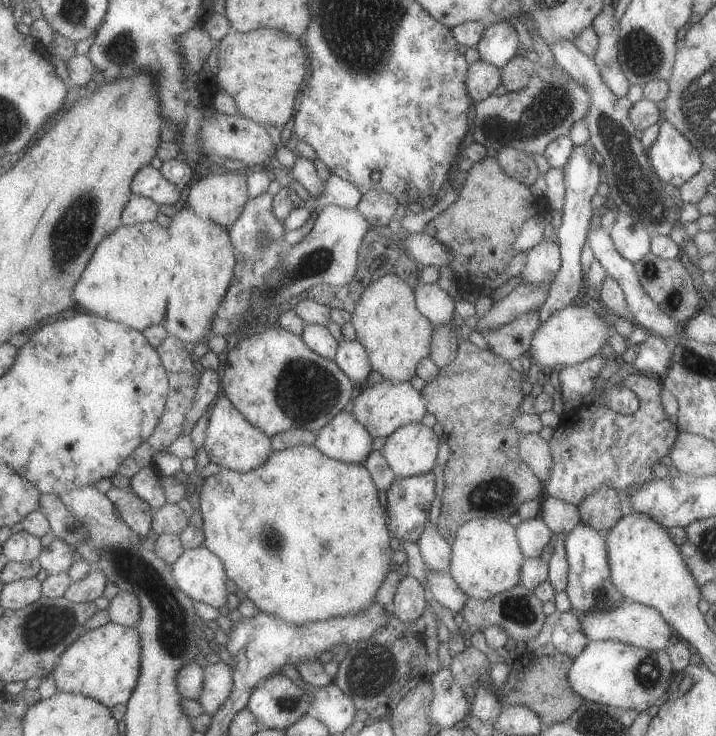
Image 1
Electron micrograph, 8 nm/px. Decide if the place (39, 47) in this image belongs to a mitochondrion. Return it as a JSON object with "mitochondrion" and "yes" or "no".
{"mitochondrion":"no"}

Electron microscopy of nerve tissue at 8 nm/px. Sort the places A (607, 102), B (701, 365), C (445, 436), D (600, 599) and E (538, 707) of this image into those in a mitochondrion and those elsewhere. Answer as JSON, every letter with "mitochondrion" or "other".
{"A":"other","B":"mitochondrion","C":"other","D":"mitochondrion","E":"other"}

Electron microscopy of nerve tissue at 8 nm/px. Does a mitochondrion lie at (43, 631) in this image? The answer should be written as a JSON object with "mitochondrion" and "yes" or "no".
{"mitochondrion":"yes"}

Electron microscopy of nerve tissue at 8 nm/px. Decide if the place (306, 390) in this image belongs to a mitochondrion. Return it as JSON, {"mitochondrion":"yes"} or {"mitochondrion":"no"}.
{"mitochondrion":"yes"}

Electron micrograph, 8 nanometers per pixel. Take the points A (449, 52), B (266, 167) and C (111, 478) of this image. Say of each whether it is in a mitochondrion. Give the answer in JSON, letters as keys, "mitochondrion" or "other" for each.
{"A":"other","B":"other","C":"other"}

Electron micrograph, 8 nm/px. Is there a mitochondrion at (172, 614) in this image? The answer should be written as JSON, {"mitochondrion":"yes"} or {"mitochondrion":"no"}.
{"mitochondrion":"yes"}

